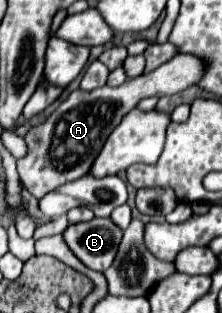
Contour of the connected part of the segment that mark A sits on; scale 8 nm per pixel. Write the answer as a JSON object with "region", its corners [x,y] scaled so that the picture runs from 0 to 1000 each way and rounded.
{"region":[[[856,173],[784,179],[703,224],[640,236],[622,249],[568,256],[559,268],[495,281],[459,275],[414,294],[333,288],[315,307],[207,377],[207,390],[135,409],[108,435],[126,492],[81,511],[81,556],[108,601],[171,639],[234,613],[243,601],[333,581],[405,550],[459,460],[541,396],[559,364],[577,364],[613,332],[667,307],[757,307],[820,294],[847,275],[874,275],[910,249],[910,192]]]}

